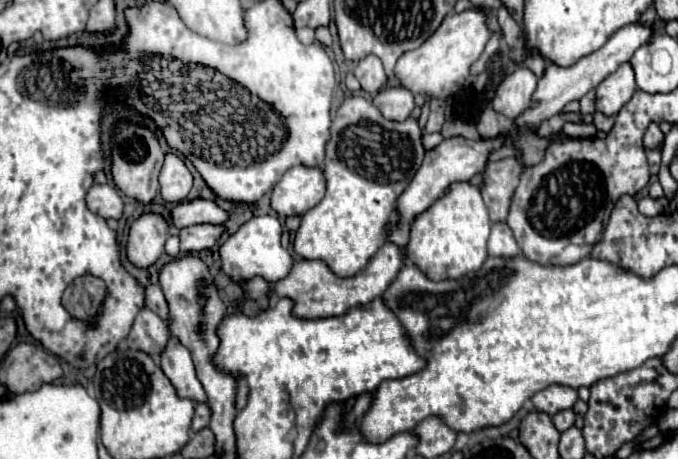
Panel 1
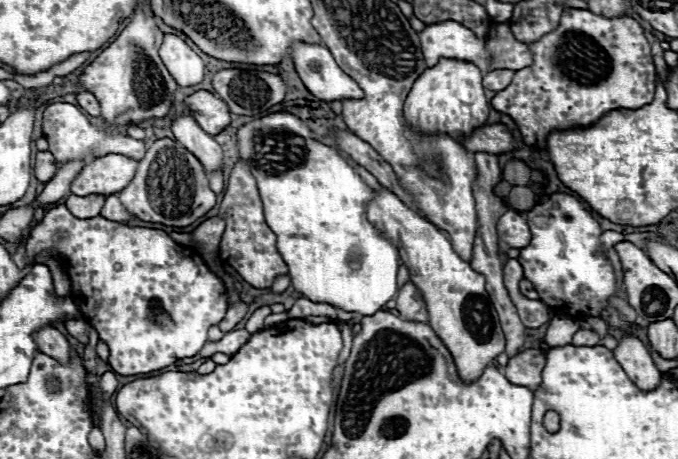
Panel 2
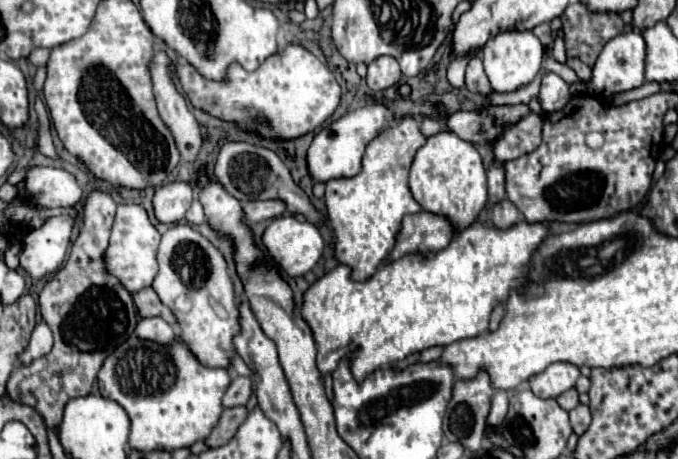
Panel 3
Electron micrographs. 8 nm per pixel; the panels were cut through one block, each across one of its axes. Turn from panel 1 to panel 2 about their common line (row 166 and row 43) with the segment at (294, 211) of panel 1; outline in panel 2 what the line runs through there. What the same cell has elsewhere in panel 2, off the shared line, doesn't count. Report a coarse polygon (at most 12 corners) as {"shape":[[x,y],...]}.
{"shape":[[292,44],[304,86],[320,100],[362,98],[320,44]]}

